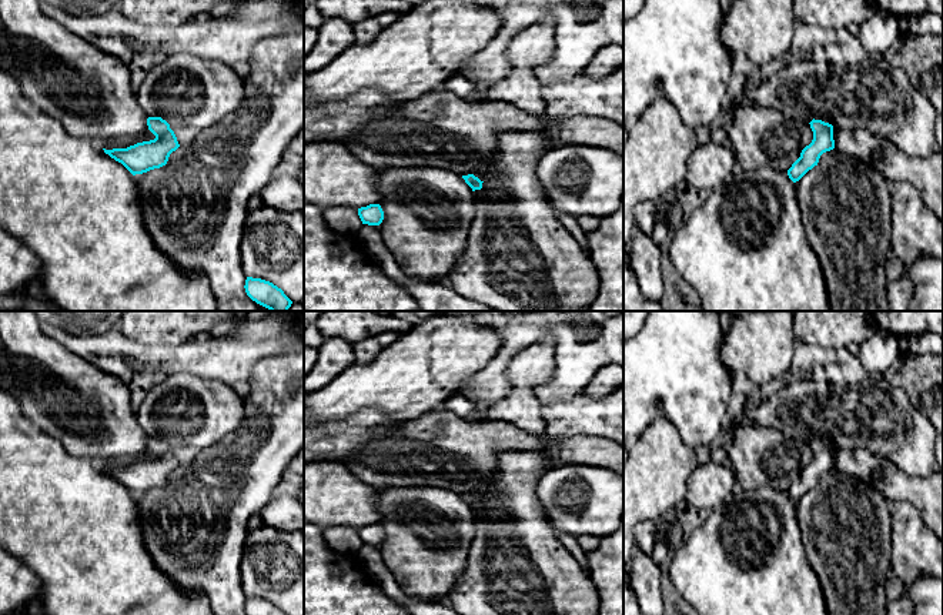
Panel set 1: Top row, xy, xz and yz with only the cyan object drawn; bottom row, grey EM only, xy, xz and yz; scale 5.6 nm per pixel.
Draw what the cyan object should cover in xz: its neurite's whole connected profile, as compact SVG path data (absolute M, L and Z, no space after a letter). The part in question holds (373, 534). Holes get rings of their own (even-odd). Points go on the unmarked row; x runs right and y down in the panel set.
M369 524L358 528L358 535L362 544L379 545L384 539L384 531L379 524Z

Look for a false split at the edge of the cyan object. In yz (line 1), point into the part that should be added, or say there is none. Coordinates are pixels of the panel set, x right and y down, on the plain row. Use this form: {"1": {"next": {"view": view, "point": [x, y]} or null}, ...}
{"1": {"next": null}}

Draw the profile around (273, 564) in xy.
M261 527L250 531L241 559L241 582L247 596L272 602L285 615L304 615L304 531Z

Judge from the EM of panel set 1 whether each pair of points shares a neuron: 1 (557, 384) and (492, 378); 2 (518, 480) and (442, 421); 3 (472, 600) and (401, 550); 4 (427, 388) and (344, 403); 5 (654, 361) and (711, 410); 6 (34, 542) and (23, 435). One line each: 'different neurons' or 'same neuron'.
1: same neuron
2: different neurons
3: different neurons
4: same neuron
5: same neuron
6: same neuron

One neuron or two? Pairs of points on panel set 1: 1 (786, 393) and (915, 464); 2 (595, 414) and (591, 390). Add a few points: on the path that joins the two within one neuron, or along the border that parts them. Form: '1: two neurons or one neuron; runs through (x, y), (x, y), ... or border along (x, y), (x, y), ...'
1: one neuron; runs through (818, 397), (852, 404), (883, 433)
2: two neurons; border along (582, 393), (591, 397), (608, 394)

